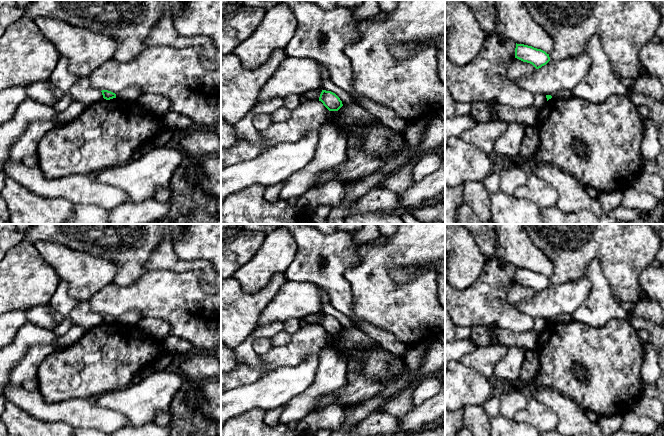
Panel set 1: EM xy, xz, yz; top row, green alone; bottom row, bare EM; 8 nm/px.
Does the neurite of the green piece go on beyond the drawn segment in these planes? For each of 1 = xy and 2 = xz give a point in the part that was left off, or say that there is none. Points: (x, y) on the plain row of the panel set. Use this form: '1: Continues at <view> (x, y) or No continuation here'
1: No continuation here
2: No continuation here

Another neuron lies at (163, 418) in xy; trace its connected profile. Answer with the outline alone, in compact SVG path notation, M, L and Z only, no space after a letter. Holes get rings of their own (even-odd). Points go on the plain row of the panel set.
M158 411L152 424L160 427L168 427L171 422L171 413L168 411Z

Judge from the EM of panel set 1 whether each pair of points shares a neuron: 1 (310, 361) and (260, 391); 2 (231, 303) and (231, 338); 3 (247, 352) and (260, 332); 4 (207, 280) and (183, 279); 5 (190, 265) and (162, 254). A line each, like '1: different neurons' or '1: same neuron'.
1: same neuron
2: same neuron
3: same neuron
4: different neurons
5: same neuron

